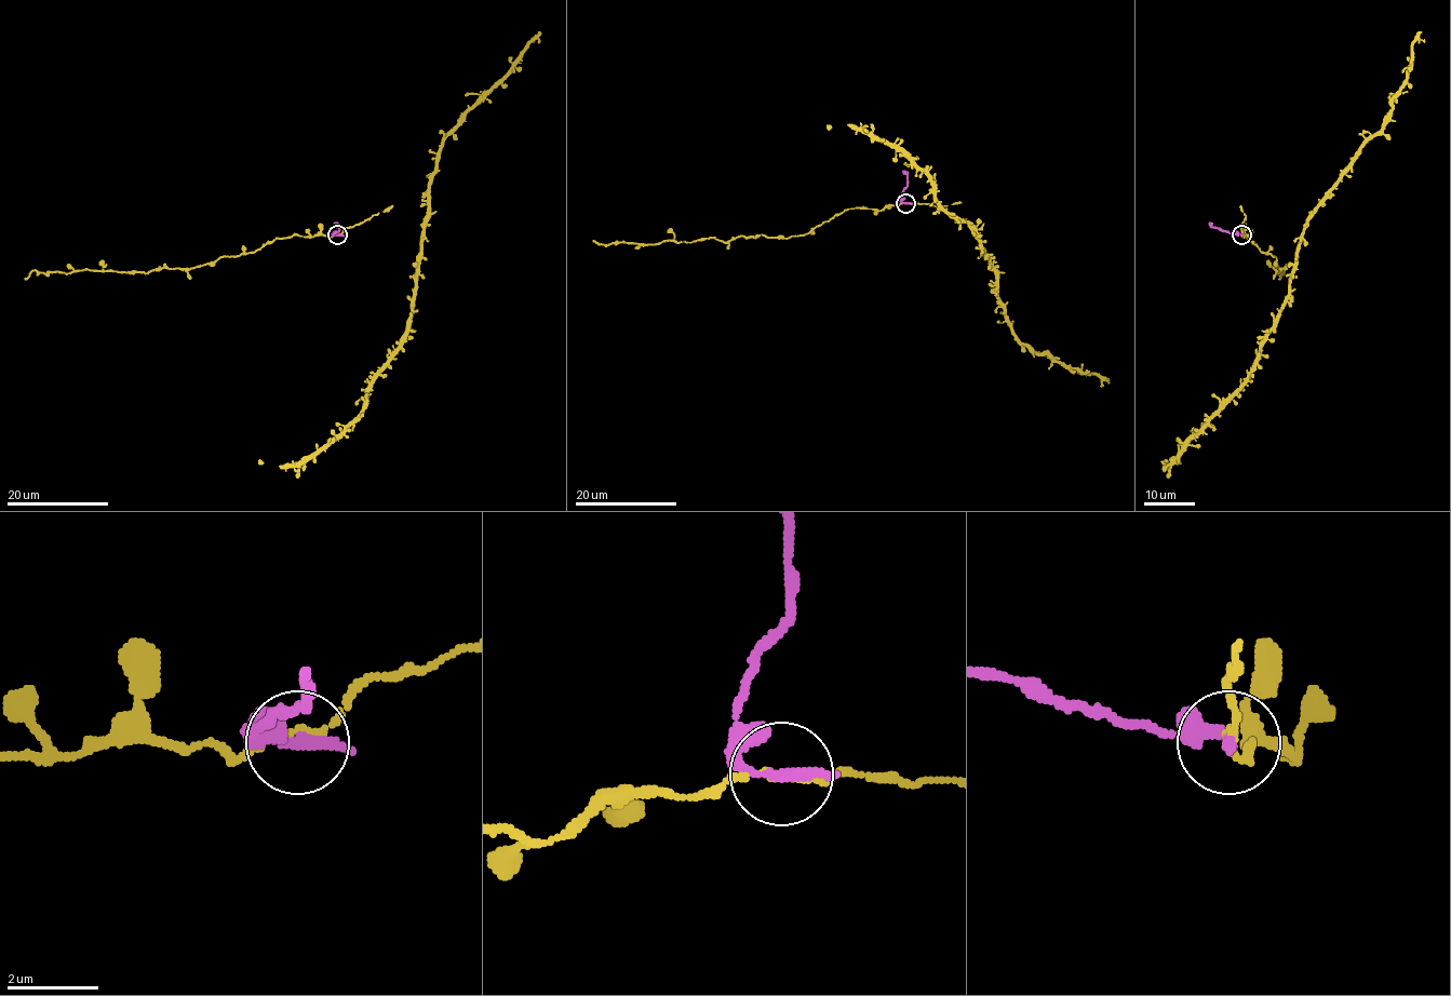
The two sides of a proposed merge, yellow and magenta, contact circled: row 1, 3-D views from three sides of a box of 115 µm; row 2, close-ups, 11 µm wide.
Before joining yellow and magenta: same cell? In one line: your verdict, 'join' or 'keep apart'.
keep apart

